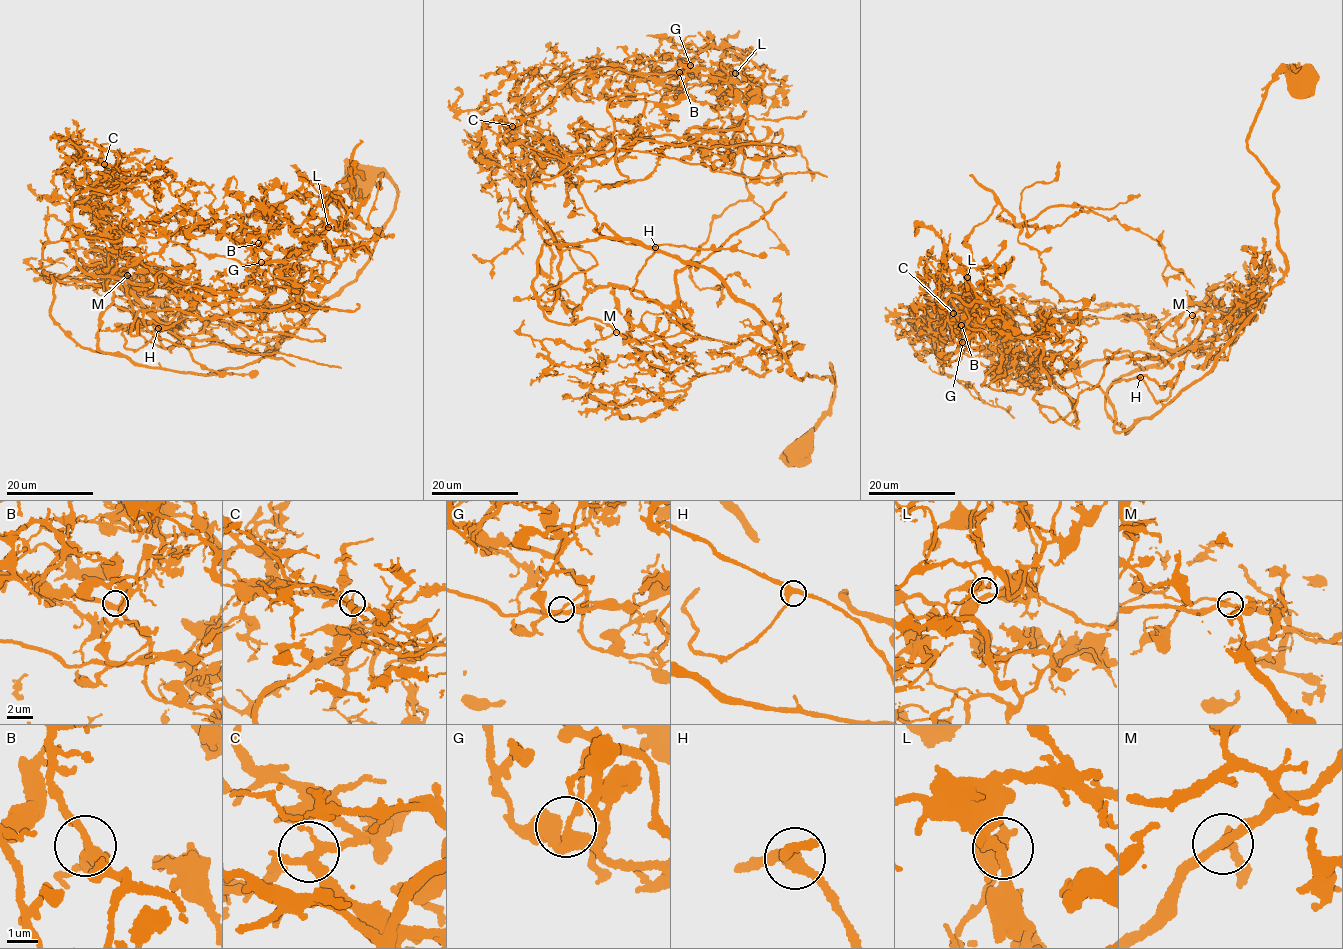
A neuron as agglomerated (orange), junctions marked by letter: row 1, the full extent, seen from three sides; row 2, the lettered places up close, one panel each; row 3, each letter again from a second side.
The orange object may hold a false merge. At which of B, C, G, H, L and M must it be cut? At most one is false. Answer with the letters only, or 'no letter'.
no letter

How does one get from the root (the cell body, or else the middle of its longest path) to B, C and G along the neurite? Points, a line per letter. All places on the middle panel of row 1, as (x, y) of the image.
B: (800, 450), (832, 363), (797, 378), (755, 309), (595, 232), (579, 191), (721, 128), (736, 92), (679, 72)
C: (800, 450), (832, 363), (831, 381), (797, 378), (705, 267), (546, 241), (542, 306), (559, 250), (512, 126)
G: (800, 450), (832, 363), (797, 378), (755, 309), (595, 232), (579, 191), (721, 128), (737, 95), (690, 65)

